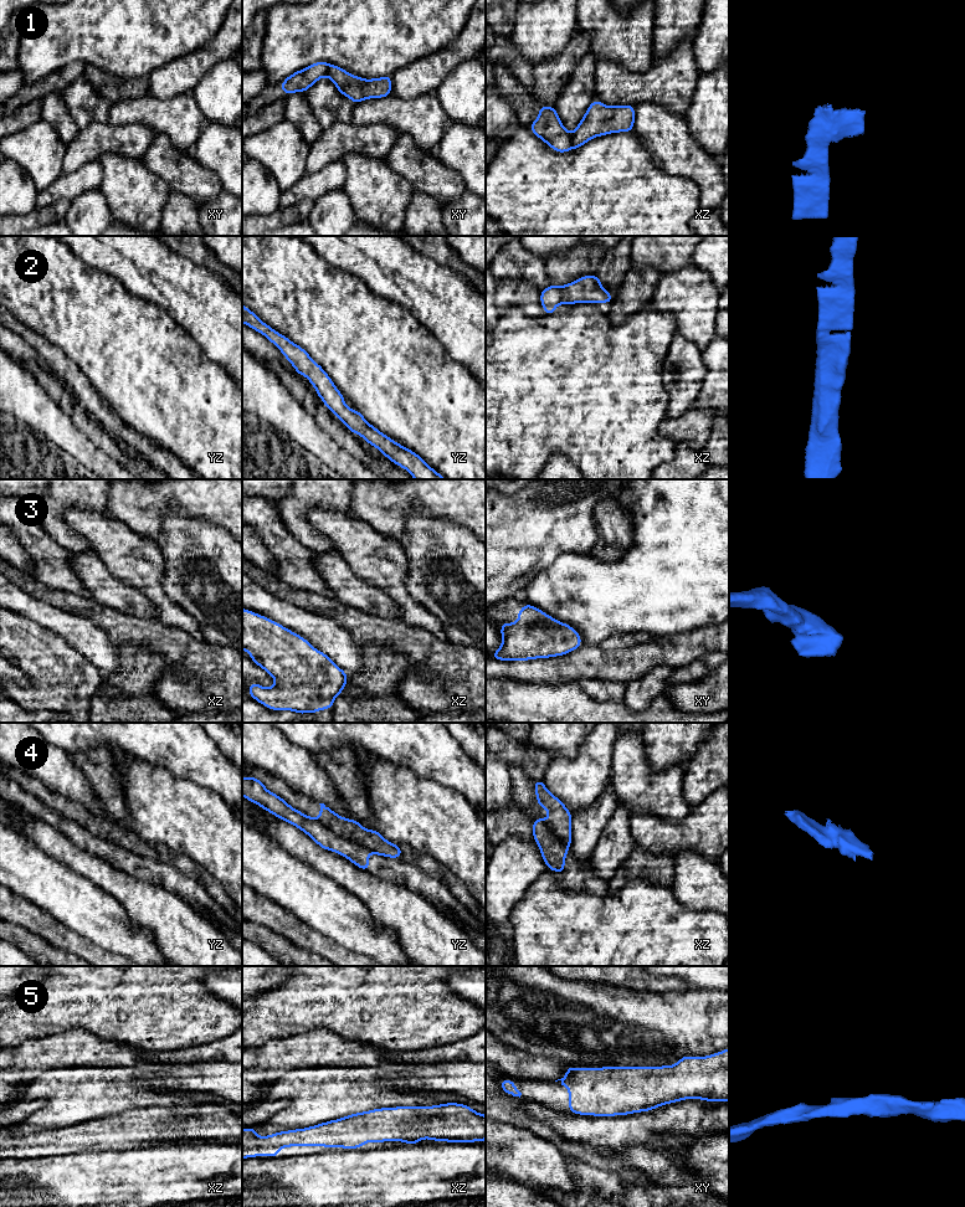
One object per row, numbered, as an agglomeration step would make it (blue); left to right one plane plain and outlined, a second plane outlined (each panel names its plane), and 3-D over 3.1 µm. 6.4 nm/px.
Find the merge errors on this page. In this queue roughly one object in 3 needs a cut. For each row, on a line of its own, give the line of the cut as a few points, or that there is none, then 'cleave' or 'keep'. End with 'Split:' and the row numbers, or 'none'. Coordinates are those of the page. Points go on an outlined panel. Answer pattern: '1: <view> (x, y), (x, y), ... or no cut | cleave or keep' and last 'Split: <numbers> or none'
1: xz (570, 134), (573, 147) | cleave
2: no cut | keep
3: no cut | keep
4: yz (318, 818), (335, 833), (350, 838), (380, 854) | cleave
5: no cut | keep
Split: 1, 4

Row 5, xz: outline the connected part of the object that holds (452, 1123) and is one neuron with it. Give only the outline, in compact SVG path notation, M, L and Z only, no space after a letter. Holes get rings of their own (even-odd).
M458 1103L432 1106L395 1106L355 1113L342 1119L325 1121L304 1129L279 1131L267 1136L257 1136L256 1129L242 1129L242 1159L256 1156L278 1157L281 1147L324 1146L360 1149L366 1142L404 1141L419 1144L422 1139L446 1142L476 1142L486 1140L486 1115Z

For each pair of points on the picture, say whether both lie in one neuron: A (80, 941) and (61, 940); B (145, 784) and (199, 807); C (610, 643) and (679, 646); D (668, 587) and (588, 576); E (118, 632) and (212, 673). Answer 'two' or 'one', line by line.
A: one
B: one
C: two
D: one
E: one

